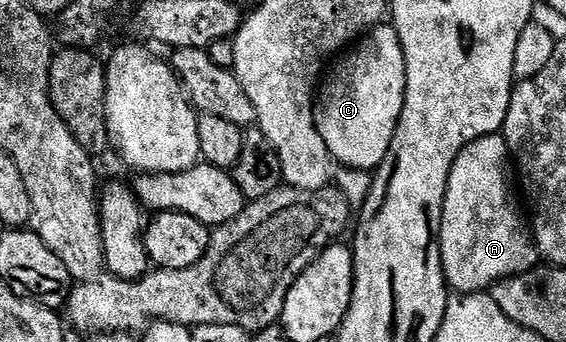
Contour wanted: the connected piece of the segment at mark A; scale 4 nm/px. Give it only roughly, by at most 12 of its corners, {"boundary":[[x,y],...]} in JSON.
{"boundary":[[503,135],[470,142],[438,209],[439,267],[456,294],[531,272],[508,205]]}

